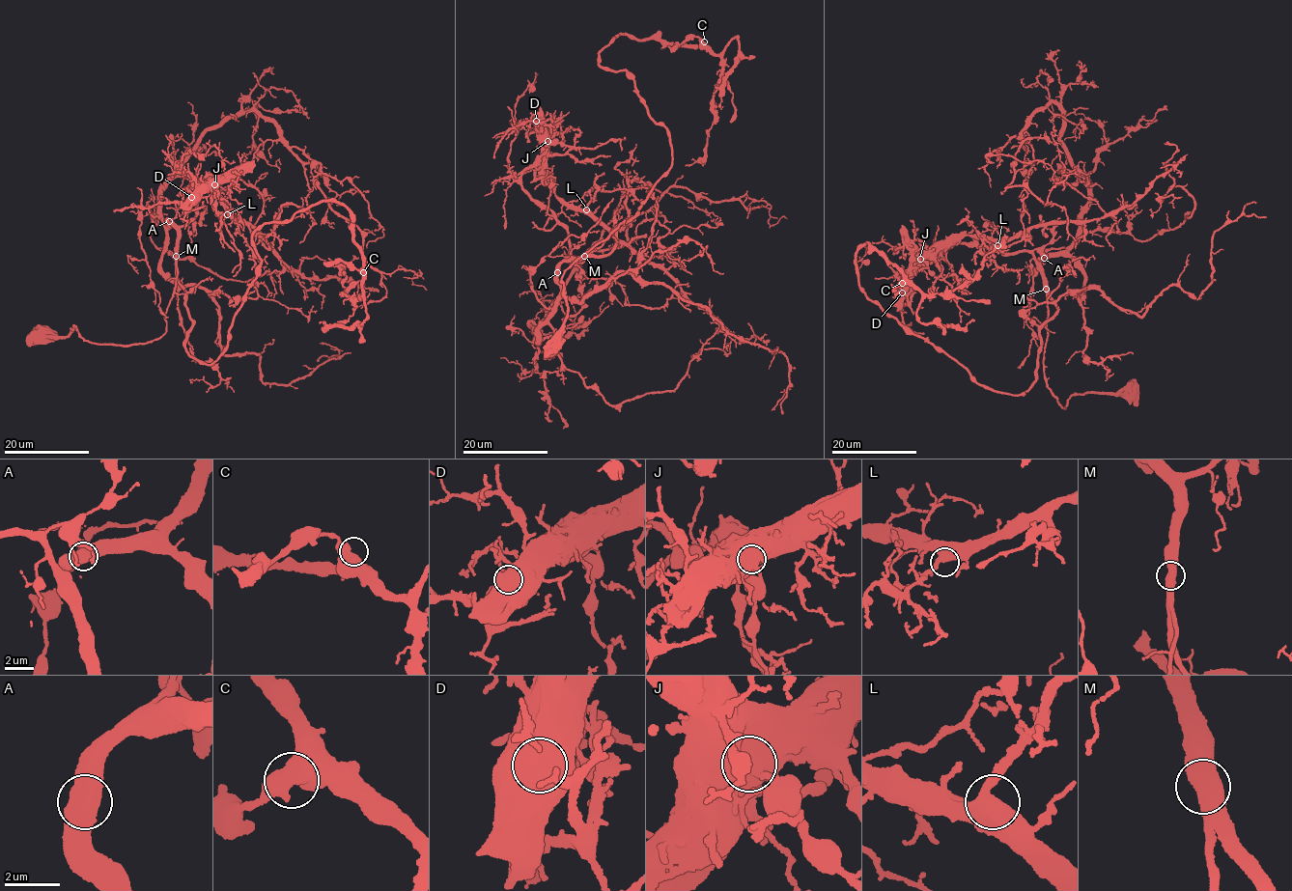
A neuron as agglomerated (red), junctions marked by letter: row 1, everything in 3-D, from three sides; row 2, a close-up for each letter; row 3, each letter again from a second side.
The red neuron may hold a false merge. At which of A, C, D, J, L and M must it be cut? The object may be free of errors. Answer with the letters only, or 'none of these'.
J

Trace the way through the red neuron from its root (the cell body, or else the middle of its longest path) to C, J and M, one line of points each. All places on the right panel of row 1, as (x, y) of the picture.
C: (1132, 391), (1062, 407), (1041, 325), (1033, 385), (981, 385), (867, 299), (857, 249), (902, 283)
J: (1132, 391), (1076, 393), (1064, 407), (1052, 394), (1043, 364), (1046, 277), (1031, 253), (962, 243), (920, 260)
M: (1132, 391), (1076, 393), (1061, 406), (1049, 388), (1044, 371), (1045, 289)

